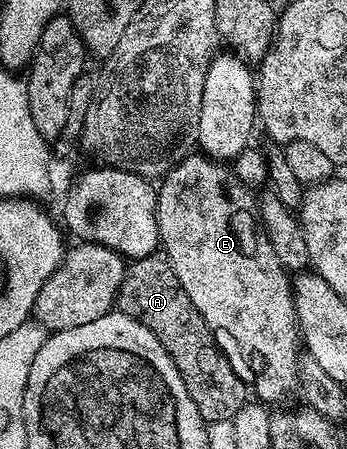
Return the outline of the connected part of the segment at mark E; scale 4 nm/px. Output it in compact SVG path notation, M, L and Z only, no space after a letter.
M204 154L188 156L186 155L184 158L178 160L165 173L157 188L157 225L159 226L159 234L161 235L159 241L160 247L163 249L165 259L169 261L171 270L175 270L175 278L179 278L179 286L183 286L183 294L187 294L187 298L191 298L191 304L195 306L195 310L199 310L199 314L205 319L209 329L215 334L221 335L222 332L223 335L230 336L241 347L242 354L249 356L249 368L251 371L257 372L258 376L256 399L264 402L266 405L273 406L276 400L281 400L284 396L291 395L292 392L294 395L295 389L299 384L297 362L299 353L303 348L303 341L297 326L290 273L286 271L286 268L280 264L279 258L275 256L275 251L272 250L268 235L264 228L262 228L262 221L259 219L257 213L259 204L256 199L253 201L254 193L243 182L239 182L239 178L234 174L232 167L220 160L210 159L209 156Z

